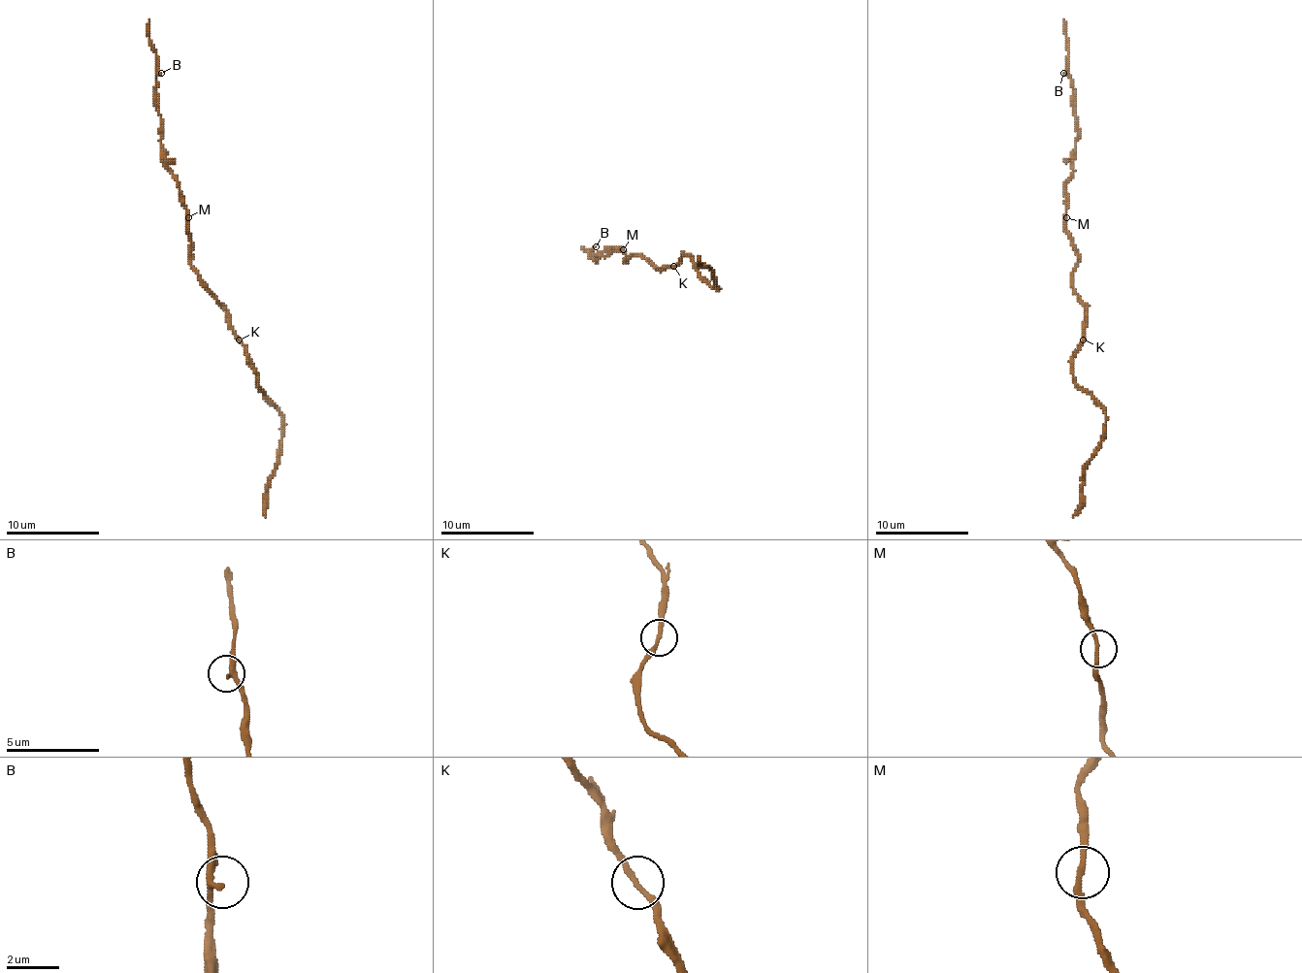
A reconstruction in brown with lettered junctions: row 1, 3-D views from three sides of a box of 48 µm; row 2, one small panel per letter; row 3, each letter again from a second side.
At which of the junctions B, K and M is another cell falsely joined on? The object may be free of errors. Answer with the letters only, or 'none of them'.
none of them

